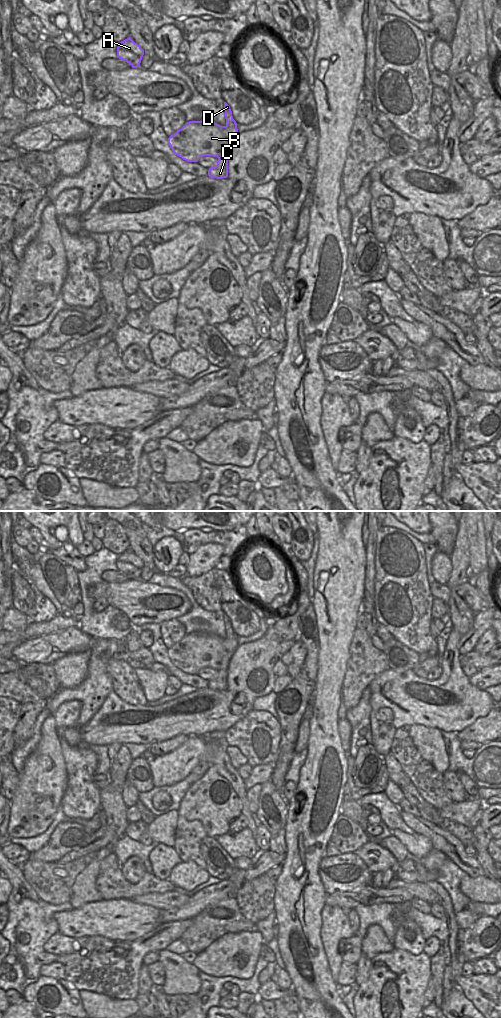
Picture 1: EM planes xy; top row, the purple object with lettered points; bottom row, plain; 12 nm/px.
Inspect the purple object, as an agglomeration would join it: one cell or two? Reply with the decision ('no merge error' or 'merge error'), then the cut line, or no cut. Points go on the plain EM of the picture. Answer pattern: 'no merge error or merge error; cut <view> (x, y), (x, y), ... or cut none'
merge error; cut xy (225, 638), (225, 649), (233, 652)

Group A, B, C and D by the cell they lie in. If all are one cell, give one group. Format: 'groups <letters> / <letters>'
groups A B / C D

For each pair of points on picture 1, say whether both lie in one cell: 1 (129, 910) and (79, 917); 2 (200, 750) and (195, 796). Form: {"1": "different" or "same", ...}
{"1": "same", "2": "different"}

